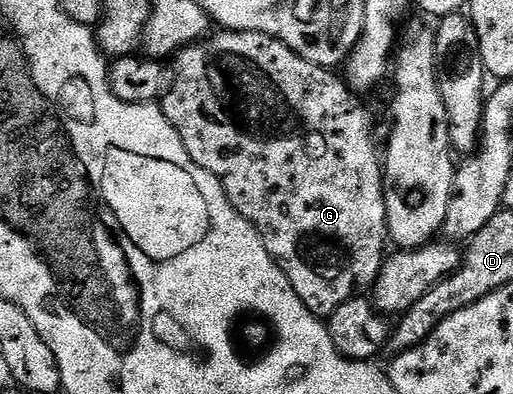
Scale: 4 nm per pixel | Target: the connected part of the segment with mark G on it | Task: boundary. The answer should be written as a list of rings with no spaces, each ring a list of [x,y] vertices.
[[[226,29],[218,33],[220,35],[212,34],[206,41],[192,43],[190,47],[174,56],[173,78],[170,80],[167,94],[161,99],[163,116],[183,138],[189,157],[193,157],[193,161],[197,161],[201,169],[209,169],[209,173],[219,178],[233,209],[237,209],[237,213],[241,213],[241,217],[245,217],[245,221],[249,221],[257,229],[265,249],[269,249],[273,261],[279,265],[285,277],[289,277],[305,309],[309,309],[317,317],[330,317],[341,305],[366,292],[363,291],[366,287],[367,290],[374,288],[379,270],[383,268],[385,252],[388,250],[386,247],[389,247],[384,164],[381,162],[380,144],[379,147],[375,144],[375,123],[359,101],[360,96],[340,76],[339,80],[334,70],[305,61],[305,57],[289,49],[281,40],[269,37],[265,33]]]

